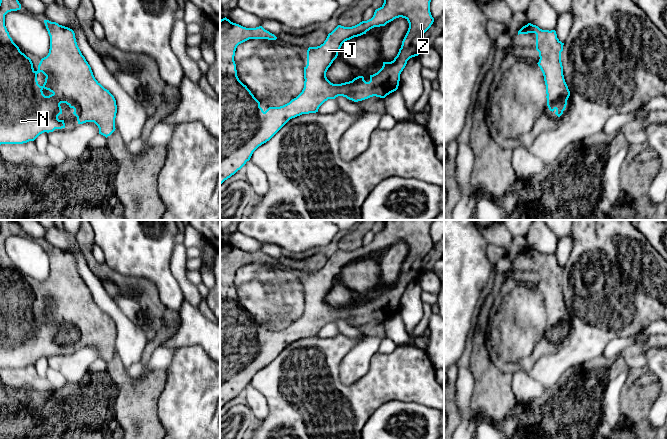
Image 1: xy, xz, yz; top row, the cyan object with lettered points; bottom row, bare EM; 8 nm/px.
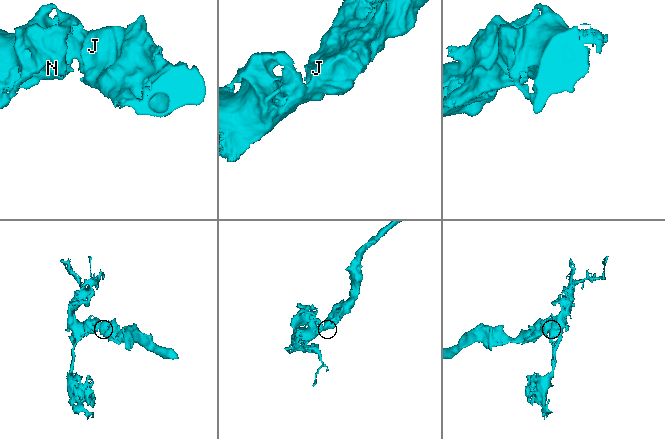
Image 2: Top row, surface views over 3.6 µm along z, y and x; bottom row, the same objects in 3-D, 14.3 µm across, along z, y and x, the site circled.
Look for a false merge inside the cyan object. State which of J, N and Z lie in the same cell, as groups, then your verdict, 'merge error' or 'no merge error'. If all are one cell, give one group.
groups J N Z; no merge error

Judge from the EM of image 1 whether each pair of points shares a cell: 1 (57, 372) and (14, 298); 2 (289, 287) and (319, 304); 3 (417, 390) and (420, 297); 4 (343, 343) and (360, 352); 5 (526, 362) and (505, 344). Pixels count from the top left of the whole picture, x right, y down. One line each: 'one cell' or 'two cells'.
1: two cells
2: one cell
3: two cells
4: two cells
5: one cell

